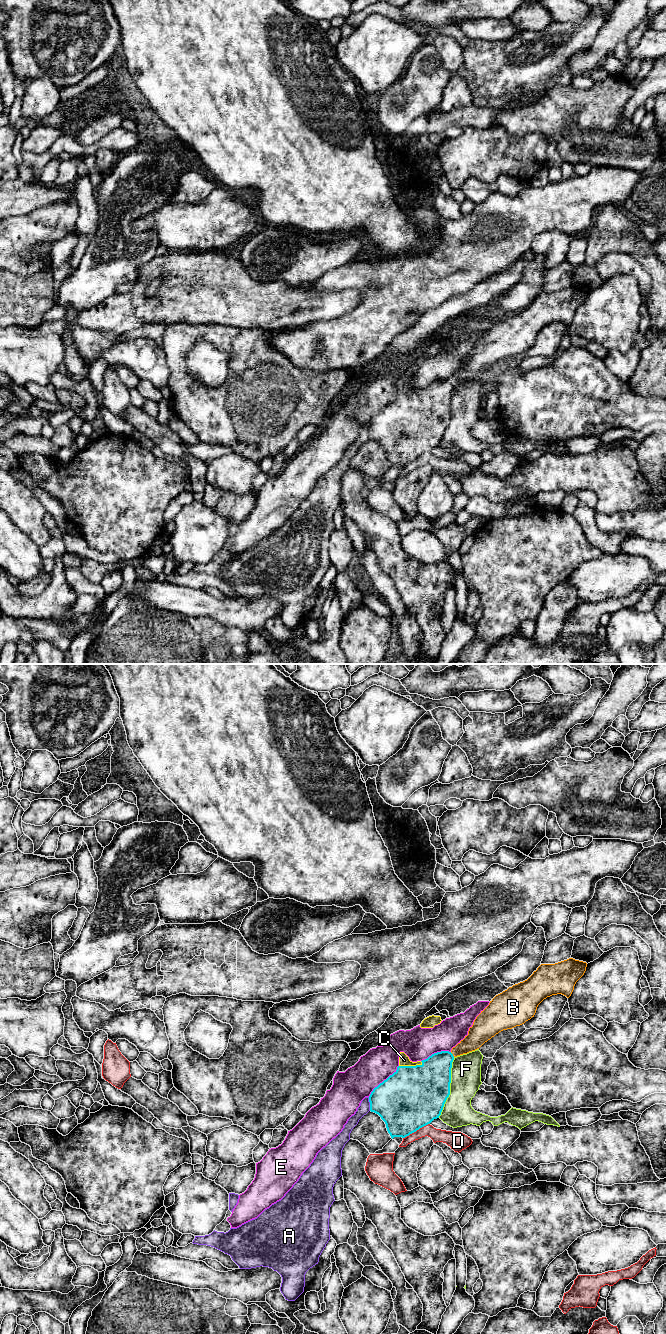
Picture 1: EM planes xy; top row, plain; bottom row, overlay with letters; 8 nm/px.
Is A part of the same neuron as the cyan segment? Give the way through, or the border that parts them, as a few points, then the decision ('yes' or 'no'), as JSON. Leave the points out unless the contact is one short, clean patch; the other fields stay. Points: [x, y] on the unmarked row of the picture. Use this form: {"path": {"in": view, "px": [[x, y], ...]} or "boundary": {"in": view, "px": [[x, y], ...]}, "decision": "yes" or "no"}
{"decision": "no"}

